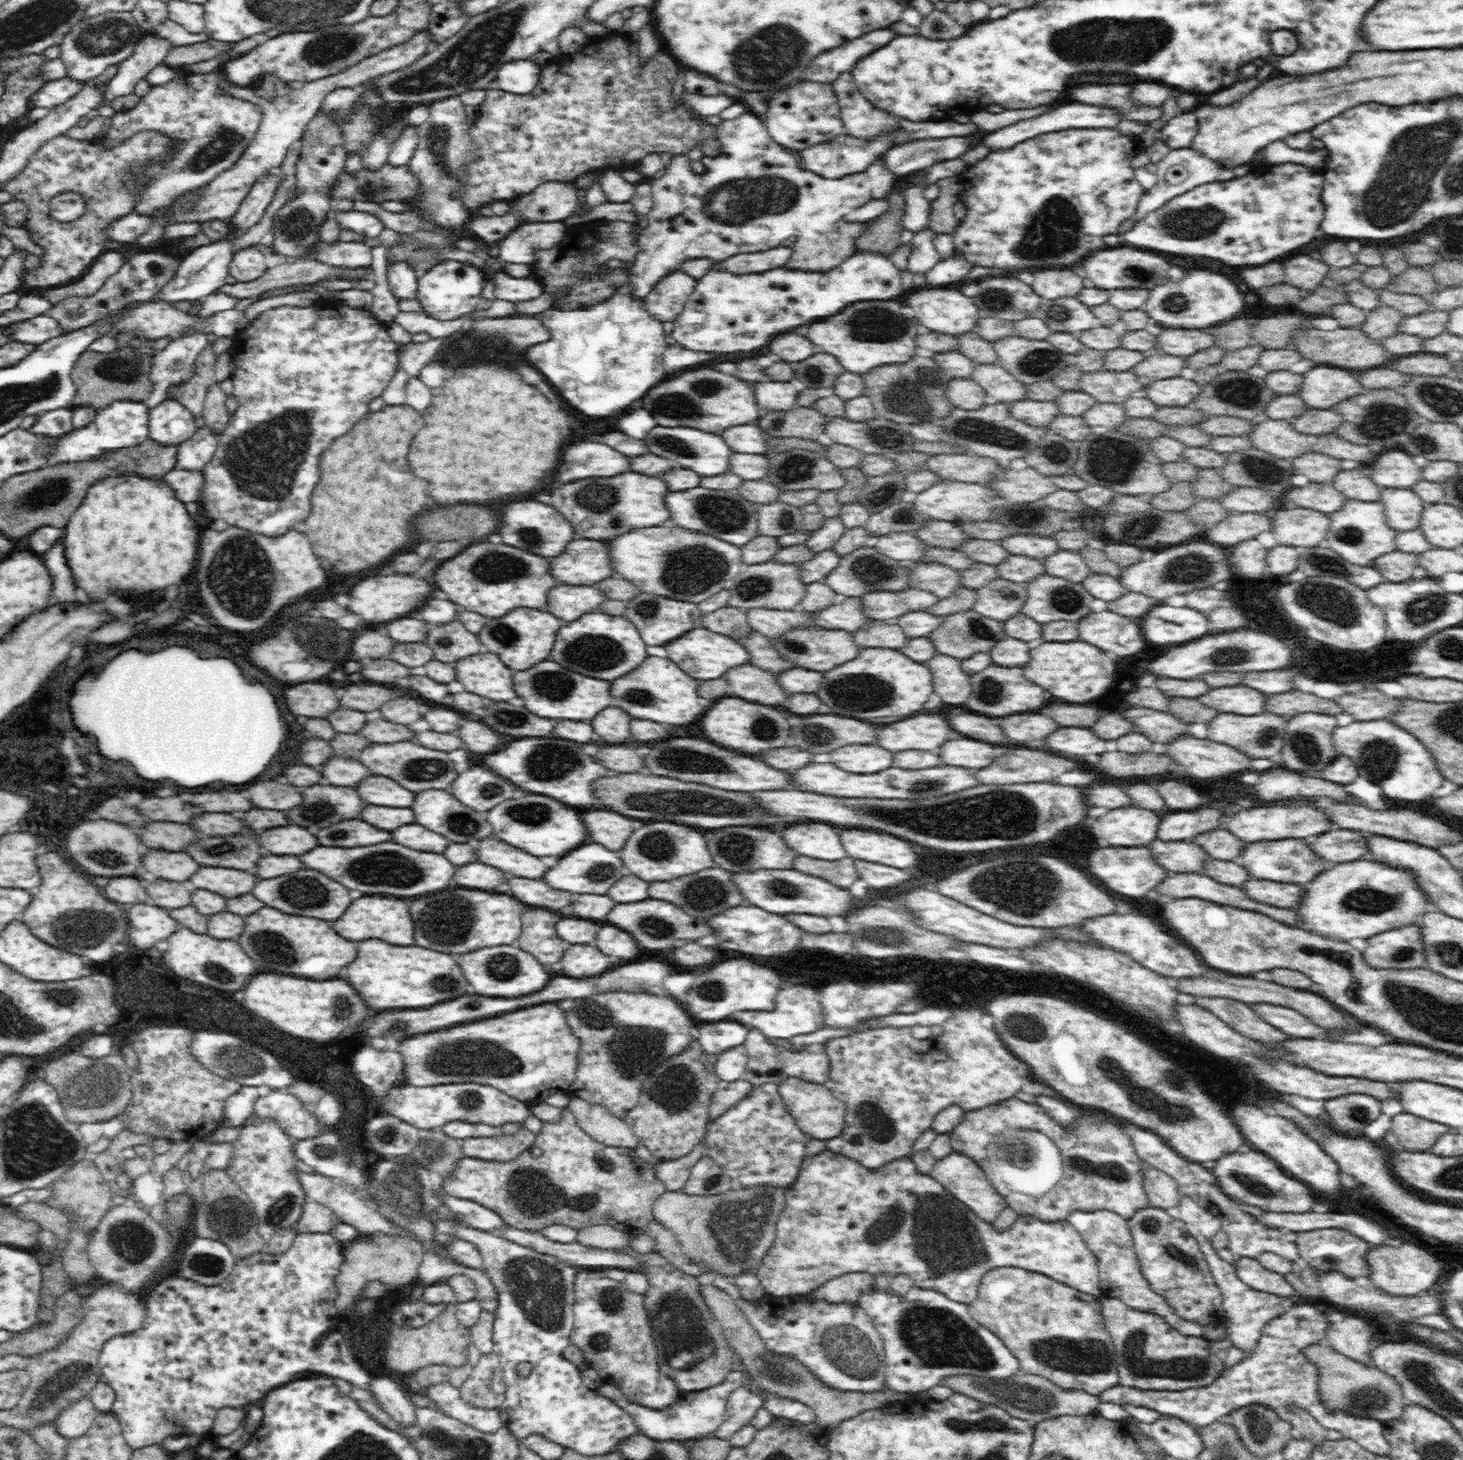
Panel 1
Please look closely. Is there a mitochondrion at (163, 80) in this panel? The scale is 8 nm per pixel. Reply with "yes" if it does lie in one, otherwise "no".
no

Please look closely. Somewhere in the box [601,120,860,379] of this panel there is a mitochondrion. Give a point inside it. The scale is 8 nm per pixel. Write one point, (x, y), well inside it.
(739, 200)

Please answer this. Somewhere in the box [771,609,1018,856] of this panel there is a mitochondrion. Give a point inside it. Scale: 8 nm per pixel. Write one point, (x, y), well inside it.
(857, 691)

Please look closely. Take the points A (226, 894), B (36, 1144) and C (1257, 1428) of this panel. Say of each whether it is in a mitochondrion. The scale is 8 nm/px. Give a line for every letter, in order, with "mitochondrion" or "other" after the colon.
A: other
B: mitochondrion
C: mitochondrion

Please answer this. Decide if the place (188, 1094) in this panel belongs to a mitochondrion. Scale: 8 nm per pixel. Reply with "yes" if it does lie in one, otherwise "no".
no

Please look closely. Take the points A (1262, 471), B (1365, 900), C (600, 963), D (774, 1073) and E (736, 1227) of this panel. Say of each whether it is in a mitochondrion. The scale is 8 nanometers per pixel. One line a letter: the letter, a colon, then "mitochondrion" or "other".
A: mitochondrion
B: mitochondrion
C: other
D: other
E: mitochondrion

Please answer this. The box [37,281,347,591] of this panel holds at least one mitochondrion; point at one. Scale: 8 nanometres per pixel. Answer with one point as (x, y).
(265, 460)

